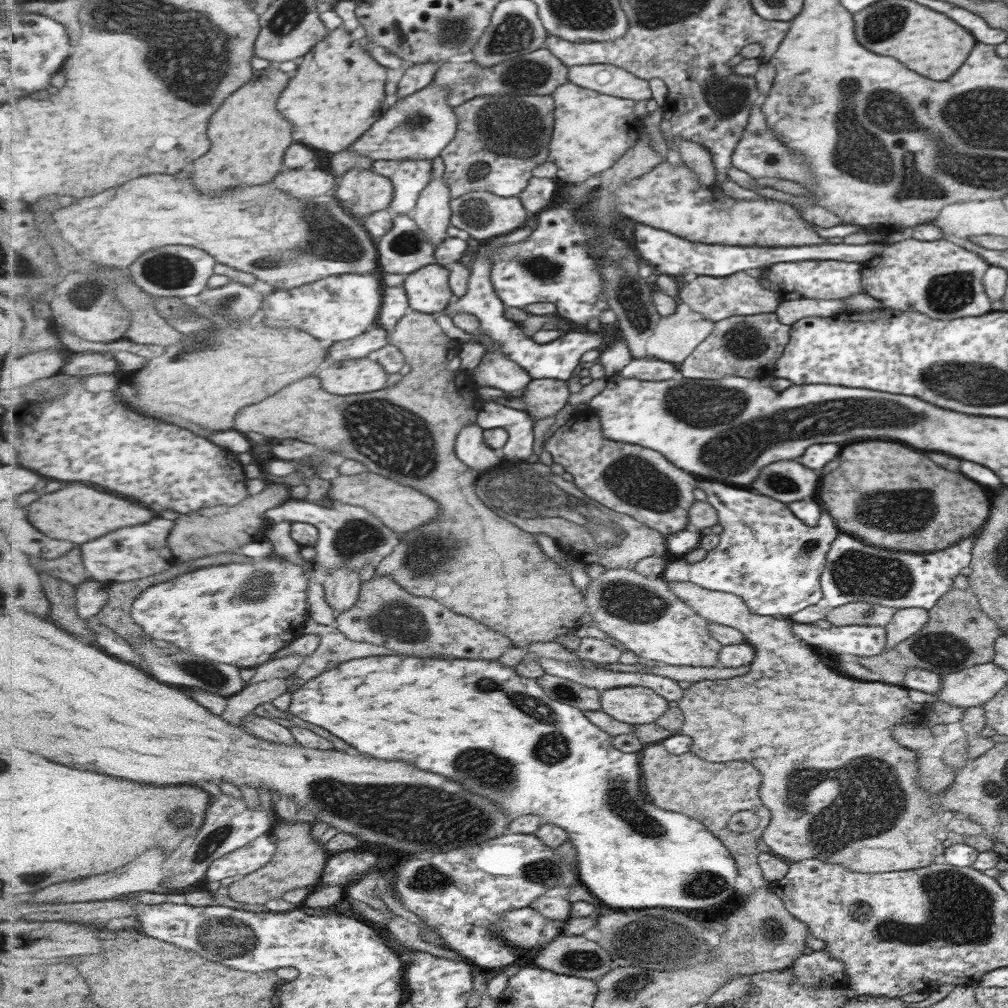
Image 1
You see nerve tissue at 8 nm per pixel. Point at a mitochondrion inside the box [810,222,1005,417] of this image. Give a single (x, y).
(951, 291)

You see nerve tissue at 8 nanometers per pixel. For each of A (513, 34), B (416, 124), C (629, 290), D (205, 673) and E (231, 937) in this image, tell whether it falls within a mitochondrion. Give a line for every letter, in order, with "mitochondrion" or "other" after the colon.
A: mitochondrion
B: mitochondrion
C: mitochondrion
D: mitochondrion
E: mitochondrion

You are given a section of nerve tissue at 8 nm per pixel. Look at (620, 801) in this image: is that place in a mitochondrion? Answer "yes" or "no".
yes

